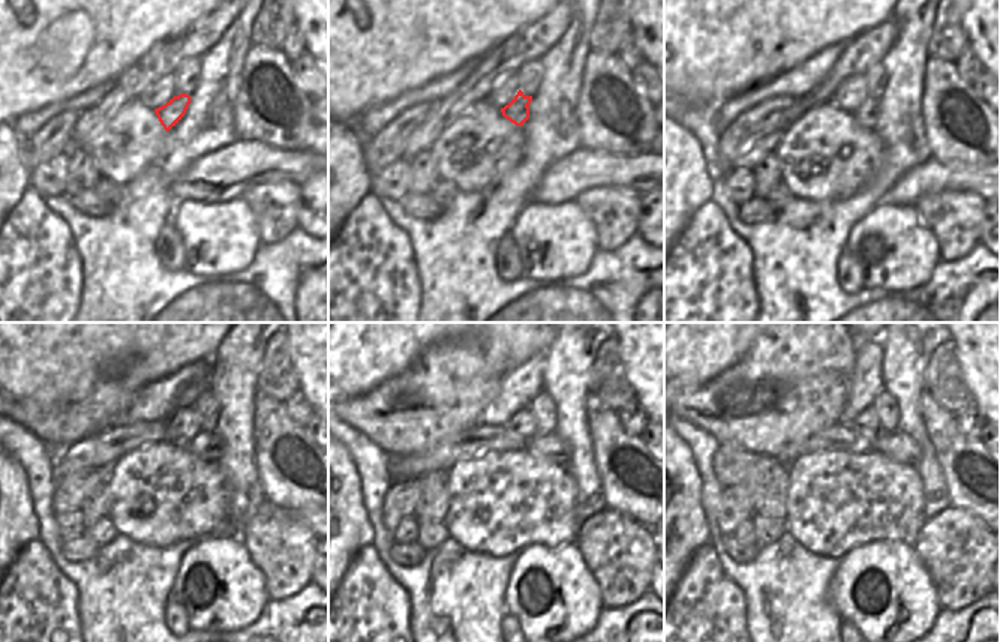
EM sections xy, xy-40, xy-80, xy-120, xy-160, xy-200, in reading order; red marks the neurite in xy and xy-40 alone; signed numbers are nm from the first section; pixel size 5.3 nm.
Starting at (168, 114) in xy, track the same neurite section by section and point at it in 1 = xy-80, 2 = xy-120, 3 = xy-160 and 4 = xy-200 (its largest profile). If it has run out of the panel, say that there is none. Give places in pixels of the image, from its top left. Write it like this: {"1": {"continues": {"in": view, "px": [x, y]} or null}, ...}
{"1": {"continues": {"in": "xy-80", "px": [865, 114]}}, "2": {"continues": {"in": "xy-120", "px": [206, 446]}}, "3": {"continues": {"in": "xy-160", "px": [550, 447]}}, "4": {"continues": {"in": "xy-200", "px": [895, 446]}}}

